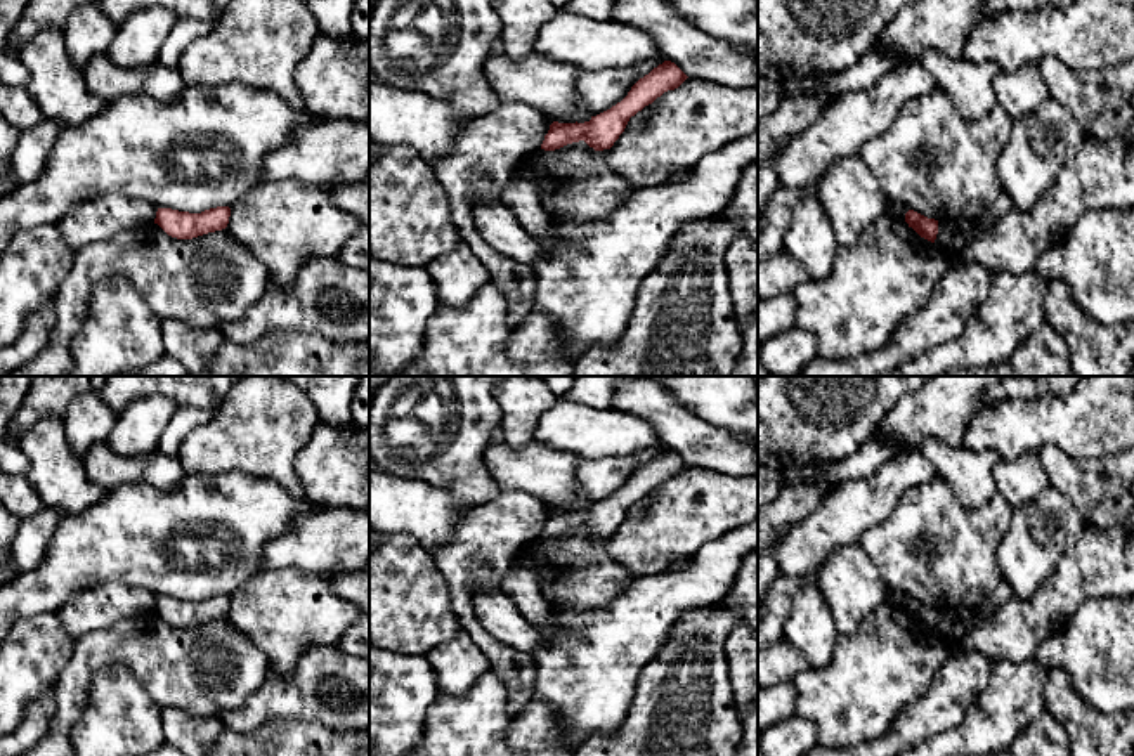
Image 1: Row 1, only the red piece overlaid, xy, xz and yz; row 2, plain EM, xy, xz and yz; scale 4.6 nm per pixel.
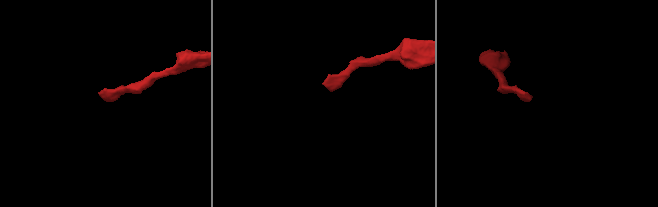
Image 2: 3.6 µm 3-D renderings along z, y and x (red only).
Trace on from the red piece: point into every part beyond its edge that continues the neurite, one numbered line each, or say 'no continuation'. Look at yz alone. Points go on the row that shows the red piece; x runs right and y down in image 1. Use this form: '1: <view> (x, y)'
no continuation

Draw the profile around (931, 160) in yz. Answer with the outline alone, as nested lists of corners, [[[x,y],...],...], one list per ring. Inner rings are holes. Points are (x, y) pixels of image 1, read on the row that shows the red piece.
[[[938,87],[907,101],[893,125],[858,153],[890,201],[928,218],[948,222],[980,217],[1004,192],[997,160],[1011,139],[1014,120],[995,104],[978,120],[964,120]]]

